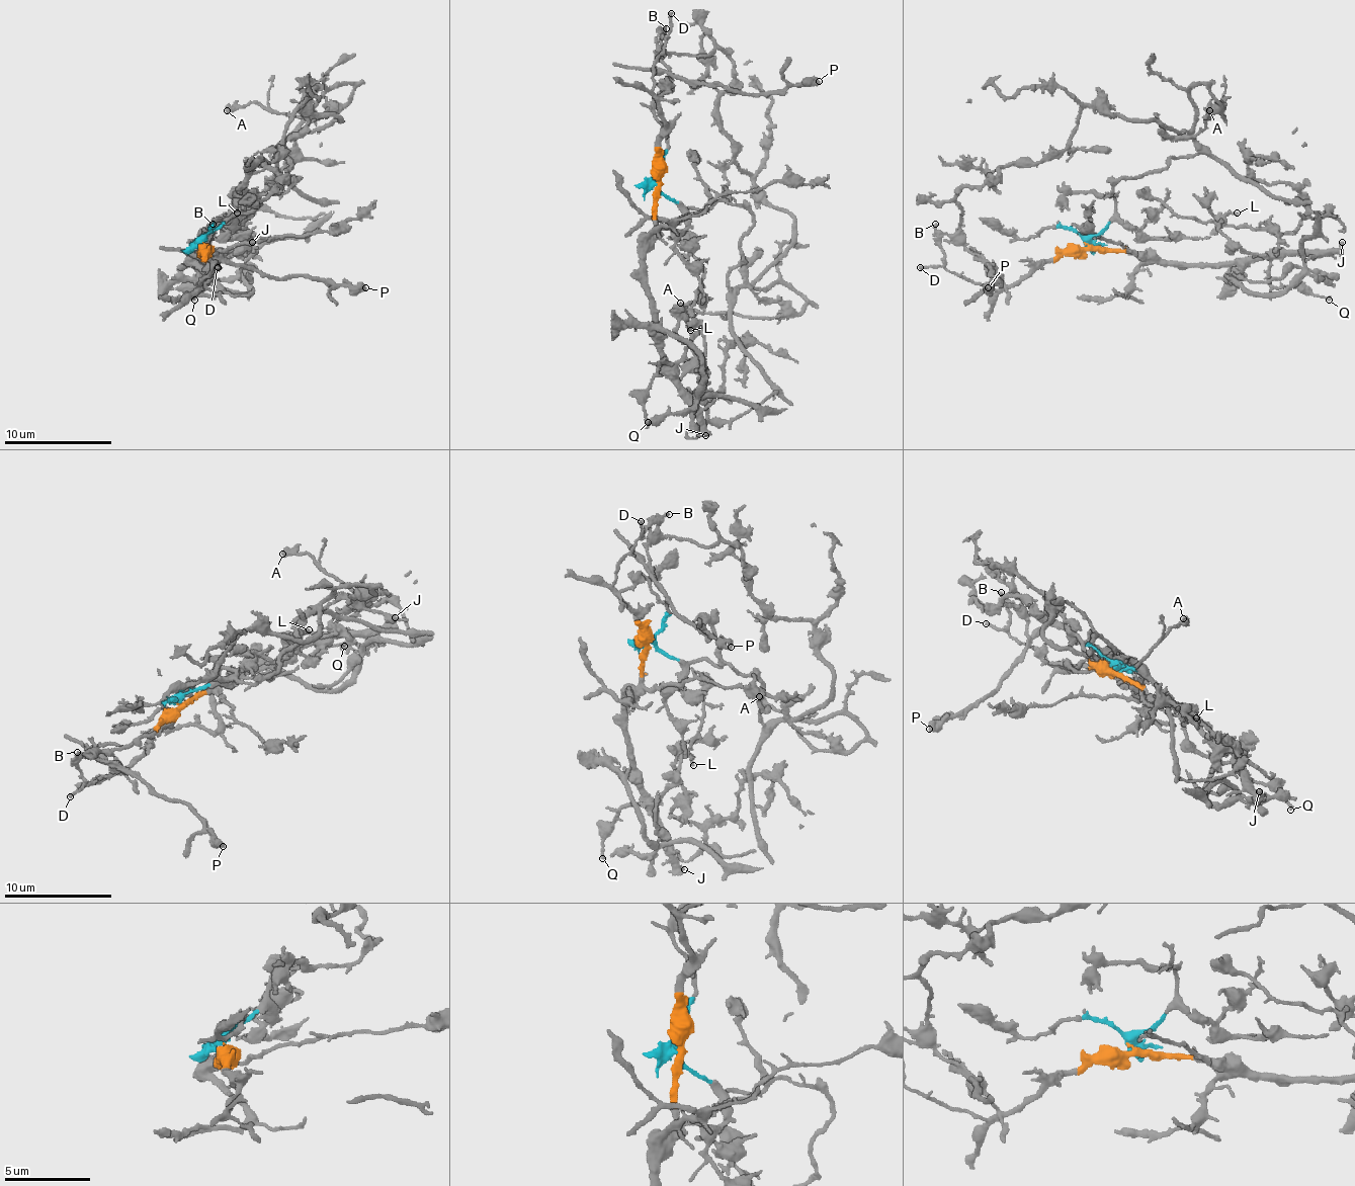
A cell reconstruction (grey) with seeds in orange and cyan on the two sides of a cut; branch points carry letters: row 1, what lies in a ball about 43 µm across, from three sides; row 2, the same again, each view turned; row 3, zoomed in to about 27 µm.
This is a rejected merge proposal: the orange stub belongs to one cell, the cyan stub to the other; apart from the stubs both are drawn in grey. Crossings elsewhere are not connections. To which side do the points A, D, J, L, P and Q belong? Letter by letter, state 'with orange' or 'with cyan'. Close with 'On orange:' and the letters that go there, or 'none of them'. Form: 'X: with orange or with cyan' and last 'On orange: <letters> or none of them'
A: with cyan
D: with orange
J: with orange
L: with cyan
P: with cyan
Q: with orange
On orange: D, J, Q

